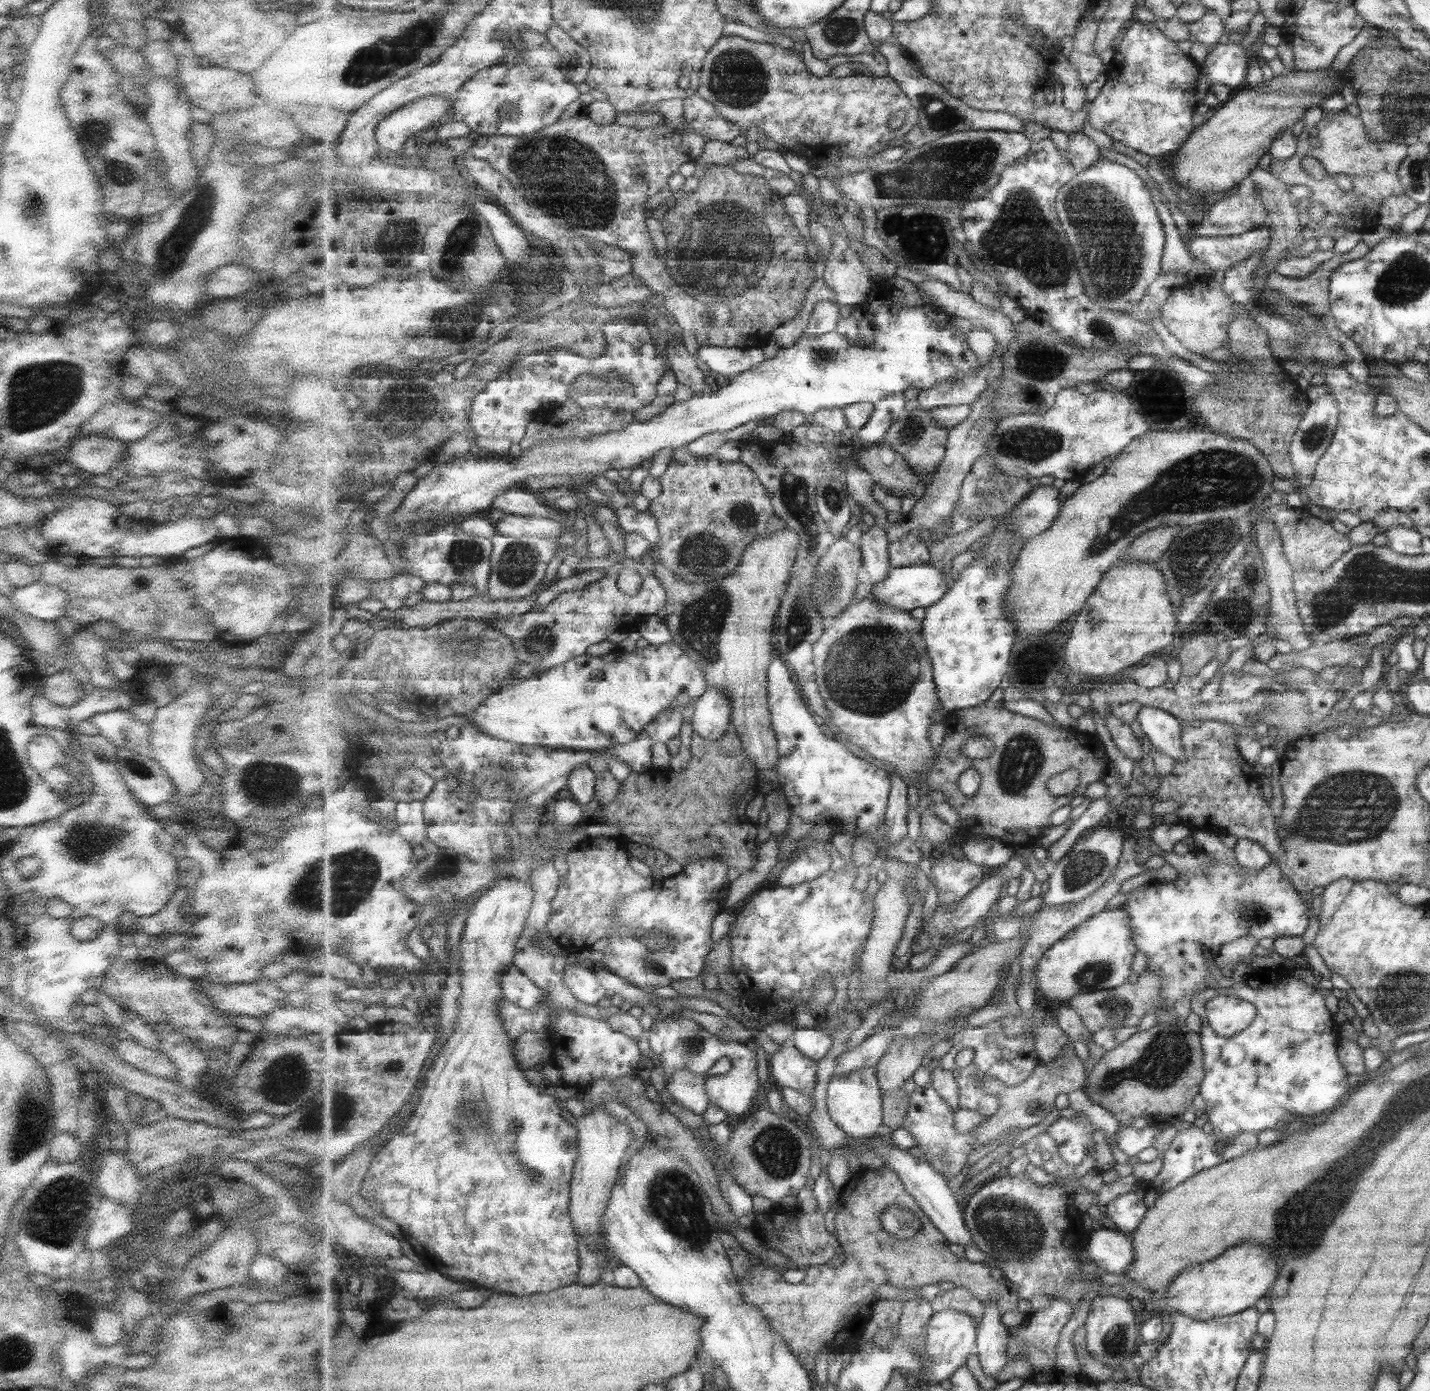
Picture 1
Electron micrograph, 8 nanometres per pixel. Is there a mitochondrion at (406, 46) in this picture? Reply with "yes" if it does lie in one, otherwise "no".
yes

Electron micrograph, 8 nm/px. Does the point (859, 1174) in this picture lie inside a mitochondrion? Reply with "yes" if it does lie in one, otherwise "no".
no

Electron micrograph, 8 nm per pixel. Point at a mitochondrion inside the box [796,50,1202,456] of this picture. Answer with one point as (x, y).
(1021, 236)

